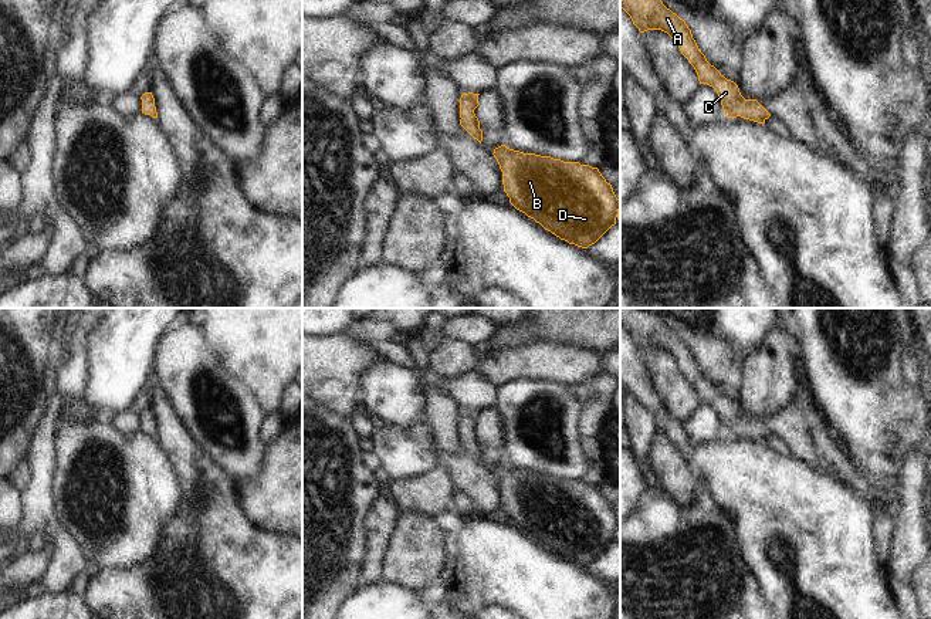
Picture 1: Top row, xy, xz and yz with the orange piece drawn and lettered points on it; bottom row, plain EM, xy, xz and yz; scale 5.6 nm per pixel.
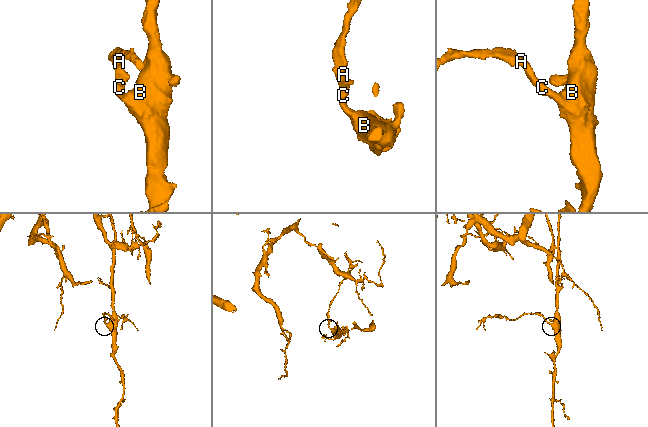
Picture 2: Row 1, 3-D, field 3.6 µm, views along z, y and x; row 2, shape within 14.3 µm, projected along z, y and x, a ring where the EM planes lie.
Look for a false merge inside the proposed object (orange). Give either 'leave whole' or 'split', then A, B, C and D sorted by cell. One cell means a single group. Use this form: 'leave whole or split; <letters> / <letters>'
leave whole; A B C D

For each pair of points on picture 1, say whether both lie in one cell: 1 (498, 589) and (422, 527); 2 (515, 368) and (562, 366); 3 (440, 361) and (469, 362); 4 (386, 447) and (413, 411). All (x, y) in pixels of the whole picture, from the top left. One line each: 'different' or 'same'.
1: different
2: same
3: same
4: different

